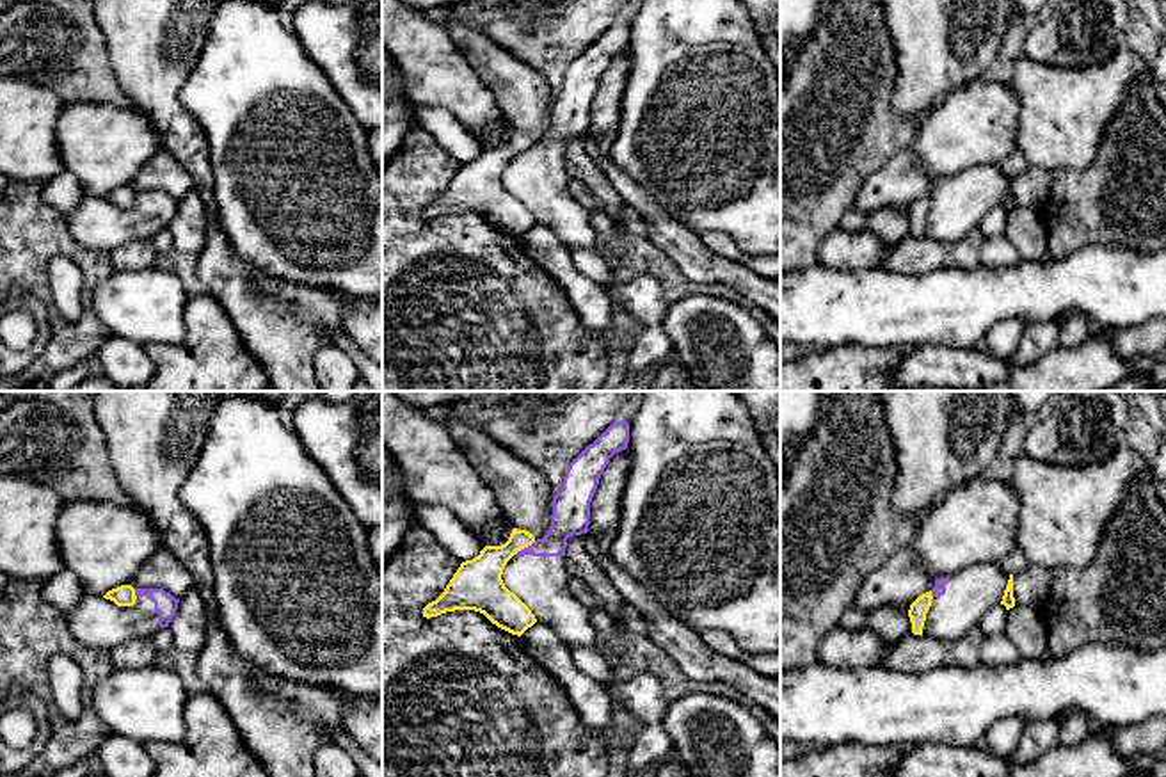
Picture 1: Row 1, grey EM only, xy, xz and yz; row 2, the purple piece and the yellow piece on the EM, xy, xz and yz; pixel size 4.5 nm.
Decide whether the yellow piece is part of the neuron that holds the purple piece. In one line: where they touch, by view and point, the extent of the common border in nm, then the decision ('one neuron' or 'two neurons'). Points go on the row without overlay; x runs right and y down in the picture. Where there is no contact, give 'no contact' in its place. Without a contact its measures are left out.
contact xz (525, 150); length 110 nm; two neurons

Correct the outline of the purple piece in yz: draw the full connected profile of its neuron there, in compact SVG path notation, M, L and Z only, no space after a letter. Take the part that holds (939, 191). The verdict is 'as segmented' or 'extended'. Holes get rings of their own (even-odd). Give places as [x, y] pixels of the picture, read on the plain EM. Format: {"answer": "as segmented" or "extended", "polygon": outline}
{"answer": "extended", "polygon": "M994 164L974 165L951 178L938 180L931 190L931 208L922 236L954 242L978 228L981 219L1002 203L1010 176Z"}

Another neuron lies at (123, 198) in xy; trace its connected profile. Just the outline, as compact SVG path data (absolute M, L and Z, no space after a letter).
M132 187L112 190L103 199L114 203L117 208L133 208L137 201Z

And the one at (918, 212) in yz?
M931 192L919 197L912 206L910 206L910 212L908 212L908 219L910 219L910 224L912 224L912 235L914 236L922 236L922 229L924 229L924 222L926 222L926 215L931 208Z

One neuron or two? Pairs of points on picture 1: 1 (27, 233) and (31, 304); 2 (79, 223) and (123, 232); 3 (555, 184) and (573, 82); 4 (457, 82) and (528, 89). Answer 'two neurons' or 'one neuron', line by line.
1: two neurons
2: one neuron
3: one neuron
4: two neurons

